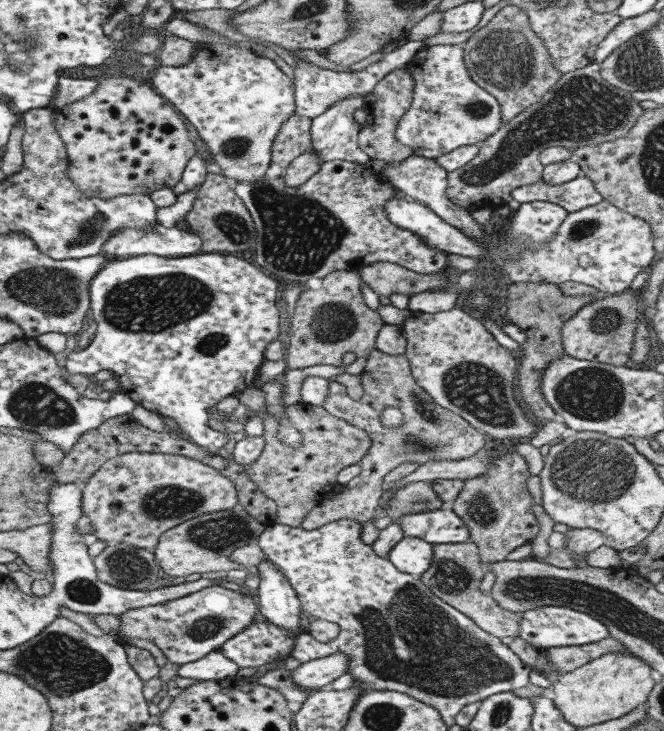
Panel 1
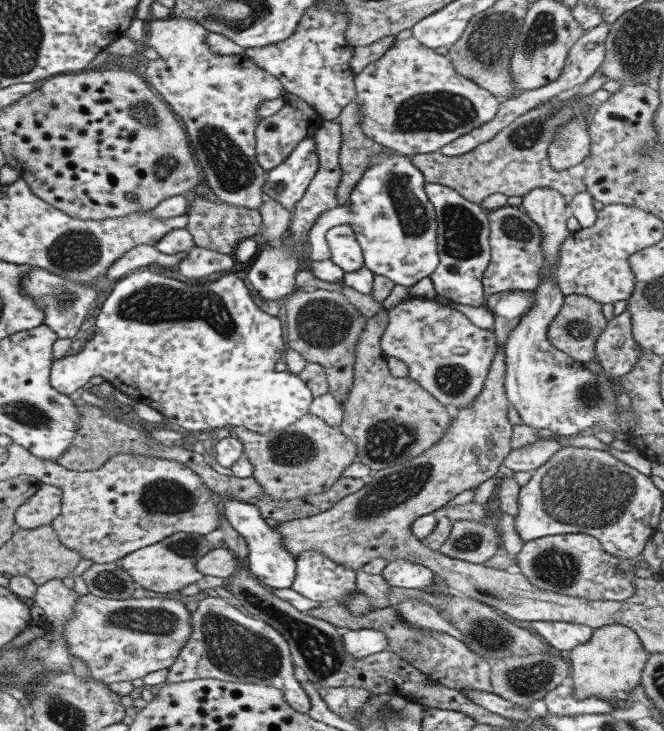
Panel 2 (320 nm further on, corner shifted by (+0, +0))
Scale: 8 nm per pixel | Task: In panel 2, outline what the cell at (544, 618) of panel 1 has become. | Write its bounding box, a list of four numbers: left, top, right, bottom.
[522,621,593,654]

